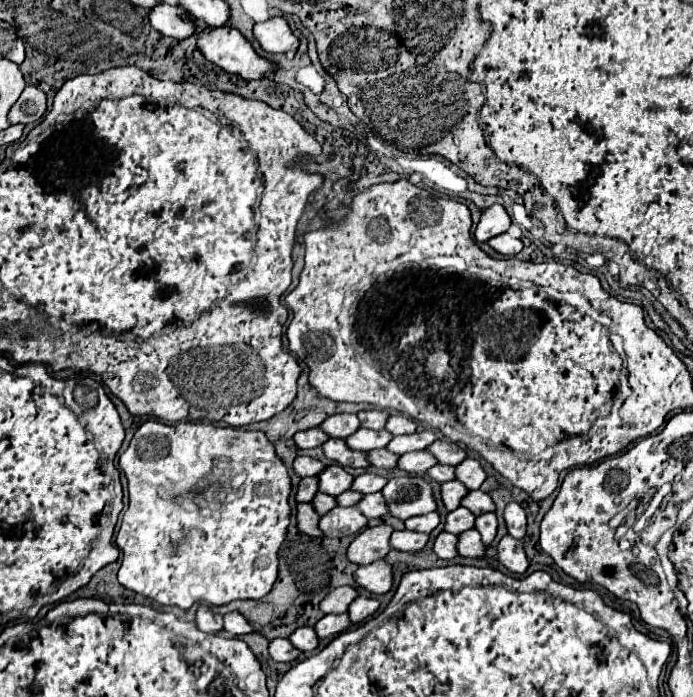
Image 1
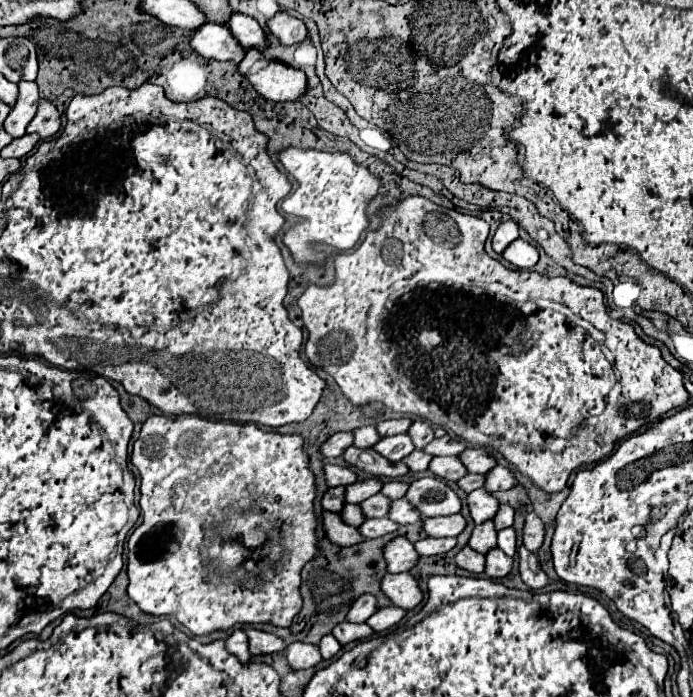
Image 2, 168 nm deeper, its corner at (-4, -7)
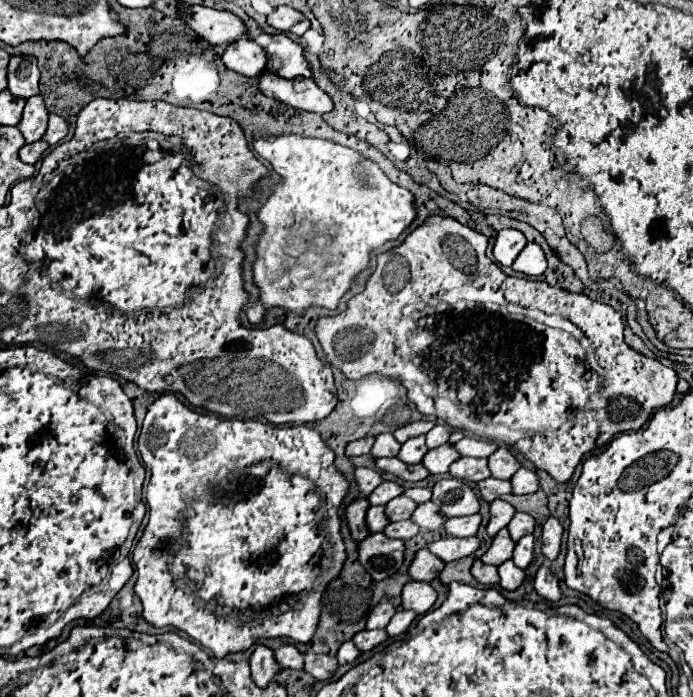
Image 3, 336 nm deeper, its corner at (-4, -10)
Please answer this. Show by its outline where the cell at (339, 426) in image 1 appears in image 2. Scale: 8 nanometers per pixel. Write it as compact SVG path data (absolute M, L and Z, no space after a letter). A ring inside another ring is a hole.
M360 427L354 431L354 445L356 447L372 447L374 443L378 443L380 435L376 431L376 427Z

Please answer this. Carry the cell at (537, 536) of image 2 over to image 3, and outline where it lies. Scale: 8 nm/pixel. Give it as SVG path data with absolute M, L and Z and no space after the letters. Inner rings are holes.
M548 518L542 524L542 554L548 560L554 560L560 552L560 540L562 540L562 524L556 518Z

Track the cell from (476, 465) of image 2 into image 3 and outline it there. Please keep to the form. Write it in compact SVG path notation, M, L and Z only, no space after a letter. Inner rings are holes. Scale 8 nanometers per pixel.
M498 448L494 454L488 456L488 470L490 470L492 478L508 480L518 468L520 468L520 464L508 448Z

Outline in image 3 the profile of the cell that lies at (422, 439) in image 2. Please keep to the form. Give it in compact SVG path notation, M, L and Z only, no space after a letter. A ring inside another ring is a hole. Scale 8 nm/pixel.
M436 424L430 432L426 432L426 446L428 448L438 448L448 442L450 436L450 426L446 424Z

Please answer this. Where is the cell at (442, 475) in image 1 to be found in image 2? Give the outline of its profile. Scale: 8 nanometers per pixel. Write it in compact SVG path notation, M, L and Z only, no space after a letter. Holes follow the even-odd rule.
M468 473L466 477L462 477L462 479L458 481L458 487L460 487L460 489L464 489L466 493L470 493L470 491L474 491L474 489L484 487L484 483L486 483L486 477L484 477L484 475Z

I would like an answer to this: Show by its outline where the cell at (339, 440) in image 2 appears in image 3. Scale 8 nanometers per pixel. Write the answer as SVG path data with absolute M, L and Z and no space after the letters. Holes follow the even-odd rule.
M374 436L370 438L360 438L360 440L354 440L350 444L346 444L346 456L352 458L352 456L362 456L362 454L368 454L370 448L374 444Z

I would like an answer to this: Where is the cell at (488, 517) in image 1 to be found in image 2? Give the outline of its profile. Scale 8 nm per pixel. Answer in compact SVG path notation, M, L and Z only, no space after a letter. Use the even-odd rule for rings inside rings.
M514 527L498 531L498 547L510 557L516 555L516 529Z

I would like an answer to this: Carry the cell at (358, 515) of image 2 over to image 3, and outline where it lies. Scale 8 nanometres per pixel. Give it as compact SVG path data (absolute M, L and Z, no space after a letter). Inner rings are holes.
M370 506L366 512L366 524L370 532L382 532L382 526L388 524L382 506Z

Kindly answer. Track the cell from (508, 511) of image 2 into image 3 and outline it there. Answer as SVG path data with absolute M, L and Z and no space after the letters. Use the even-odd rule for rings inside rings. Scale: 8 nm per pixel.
M516 512L508 524L508 532L510 532L512 540L520 540L524 534L532 534L534 532L534 518L524 512Z

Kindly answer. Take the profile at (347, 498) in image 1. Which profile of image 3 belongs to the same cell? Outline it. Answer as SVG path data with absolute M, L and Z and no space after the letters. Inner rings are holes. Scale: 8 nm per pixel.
M396 496L396 498L392 498L392 500L384 506L384 510L386 510L388 520L396 522L396 520L408 520L410 514L412 514L412 510L414 510L416 506L418 506L418 504L412 502L410 498L406 498L406 496Z

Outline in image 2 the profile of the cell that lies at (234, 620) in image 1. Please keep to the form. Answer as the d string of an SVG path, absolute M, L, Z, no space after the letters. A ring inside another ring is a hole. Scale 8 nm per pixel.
M246 629L246 635L250 639L250 653L252 655L274 655L274 653L286 651L286 643L272 633L264 633L258 629Z

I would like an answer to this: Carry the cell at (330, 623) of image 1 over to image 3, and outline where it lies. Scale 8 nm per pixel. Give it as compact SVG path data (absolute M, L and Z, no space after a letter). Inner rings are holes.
M362 630L362 632L356 632L356 634L352 636L352 642L354 642L354 646L356 646L358 650L368 652L368 650L372 650L374 646L382 644L386 638L388 638L388 636L386 636L386 630Z

